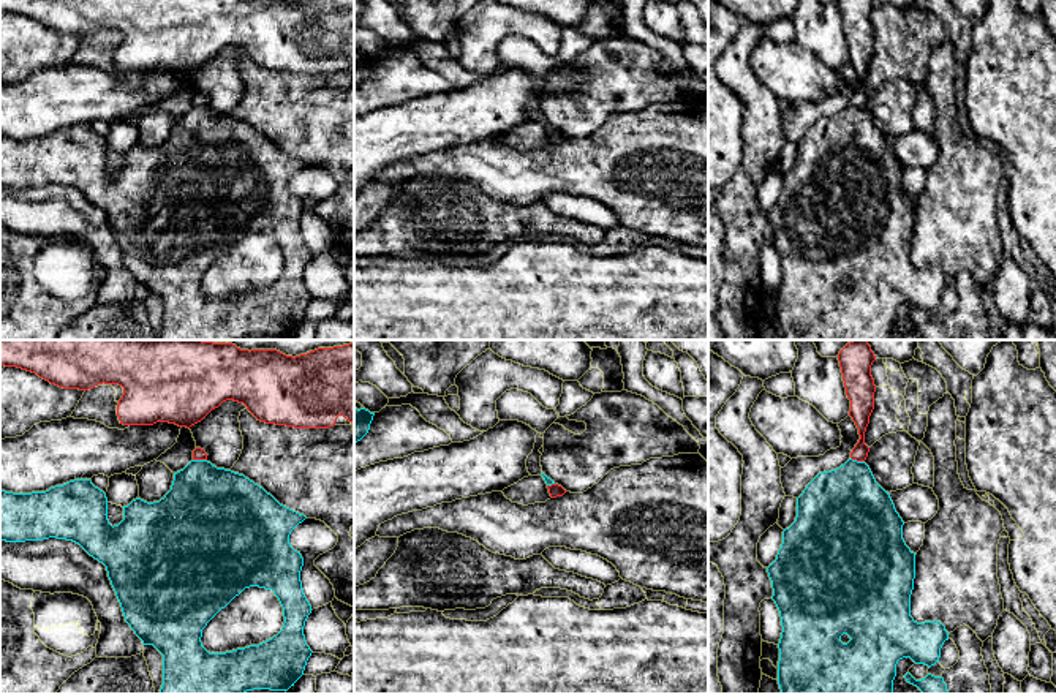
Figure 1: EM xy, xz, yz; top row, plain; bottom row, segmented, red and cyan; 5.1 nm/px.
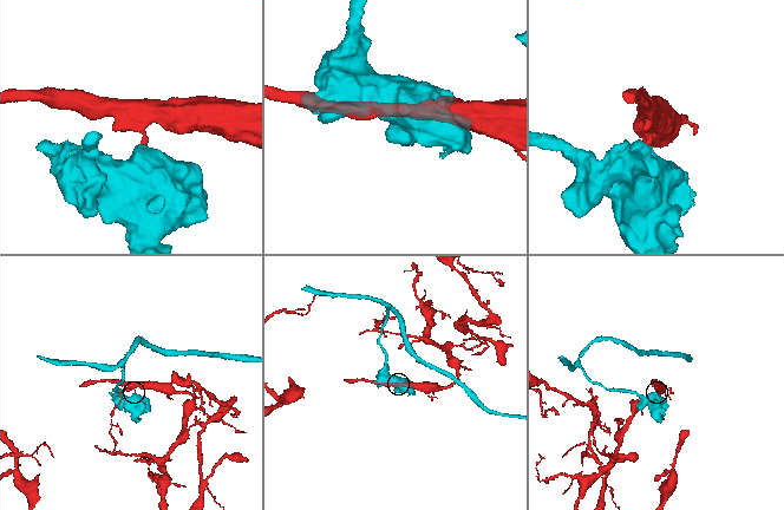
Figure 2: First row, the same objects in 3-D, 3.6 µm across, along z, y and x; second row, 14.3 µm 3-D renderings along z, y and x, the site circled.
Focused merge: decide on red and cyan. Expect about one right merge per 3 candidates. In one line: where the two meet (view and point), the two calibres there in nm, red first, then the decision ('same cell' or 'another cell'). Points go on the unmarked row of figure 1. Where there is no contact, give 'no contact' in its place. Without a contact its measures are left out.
xy (199, 105) | 60/420 nm | another cell

